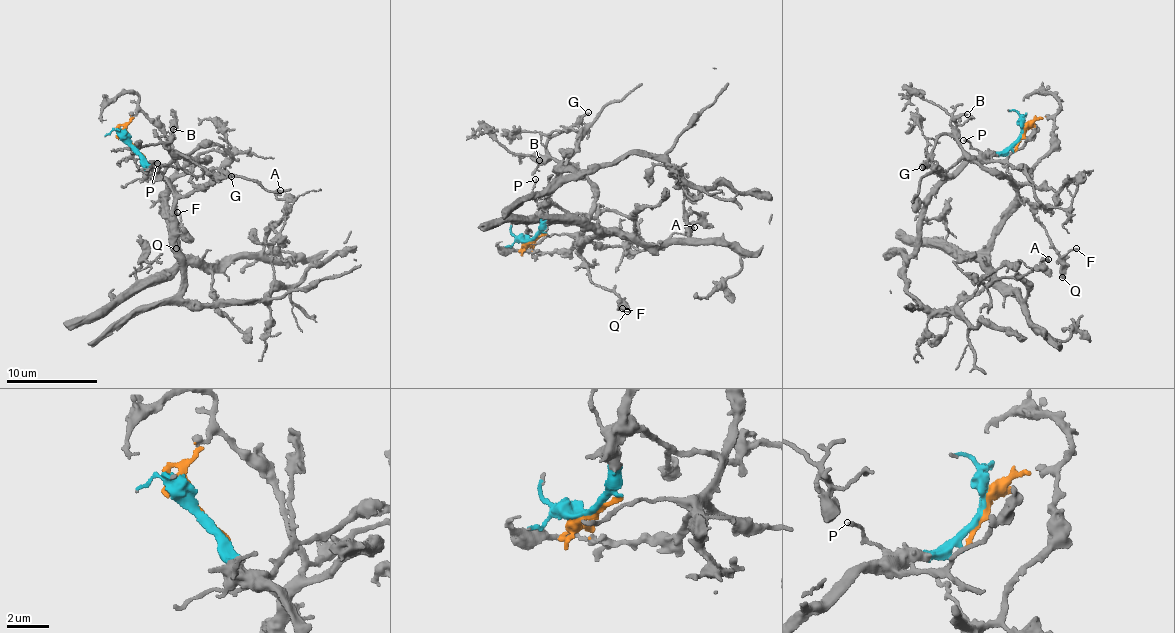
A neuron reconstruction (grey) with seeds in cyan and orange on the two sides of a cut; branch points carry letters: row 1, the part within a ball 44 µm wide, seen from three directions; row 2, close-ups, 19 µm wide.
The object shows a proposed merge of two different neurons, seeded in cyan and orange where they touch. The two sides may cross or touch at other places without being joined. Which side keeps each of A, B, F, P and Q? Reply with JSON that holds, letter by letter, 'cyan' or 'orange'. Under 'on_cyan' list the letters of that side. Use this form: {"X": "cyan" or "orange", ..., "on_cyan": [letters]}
{"A": "orange", "B": "orange", "F": "orange", "P": "cyan", "Q": "orange", "on_cyan": ["P"]}

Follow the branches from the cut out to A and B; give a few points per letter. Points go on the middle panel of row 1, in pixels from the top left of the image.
A: (530, 240), (552, 255), (621, 234), (648, 247), (683, 241), (692, 213), (694, 227)
B: (530, 240), (532, 250), (552, 255), (569, 248), (582, 238), (595, 204), (592, 184), (560, 161), (540, 160)

